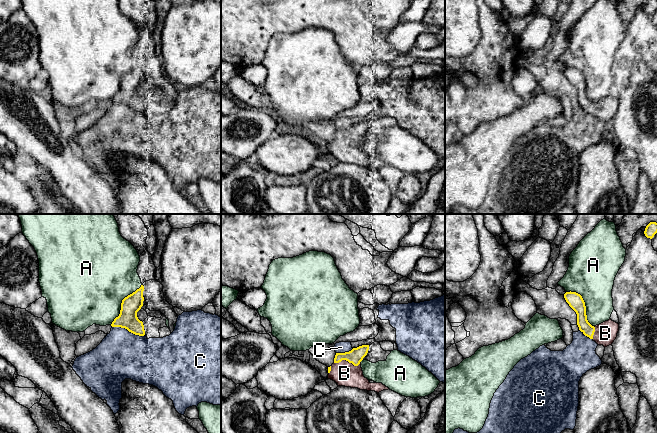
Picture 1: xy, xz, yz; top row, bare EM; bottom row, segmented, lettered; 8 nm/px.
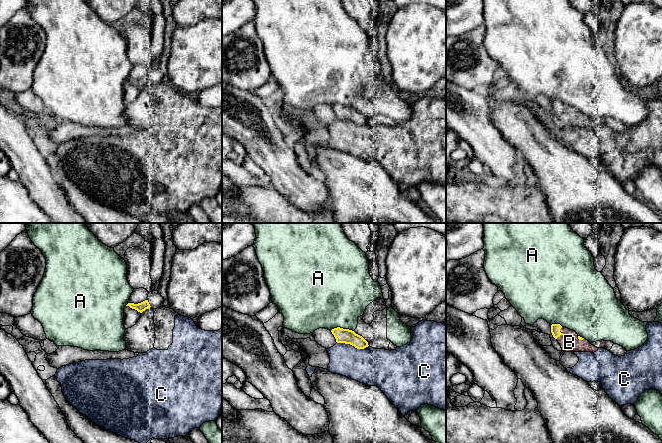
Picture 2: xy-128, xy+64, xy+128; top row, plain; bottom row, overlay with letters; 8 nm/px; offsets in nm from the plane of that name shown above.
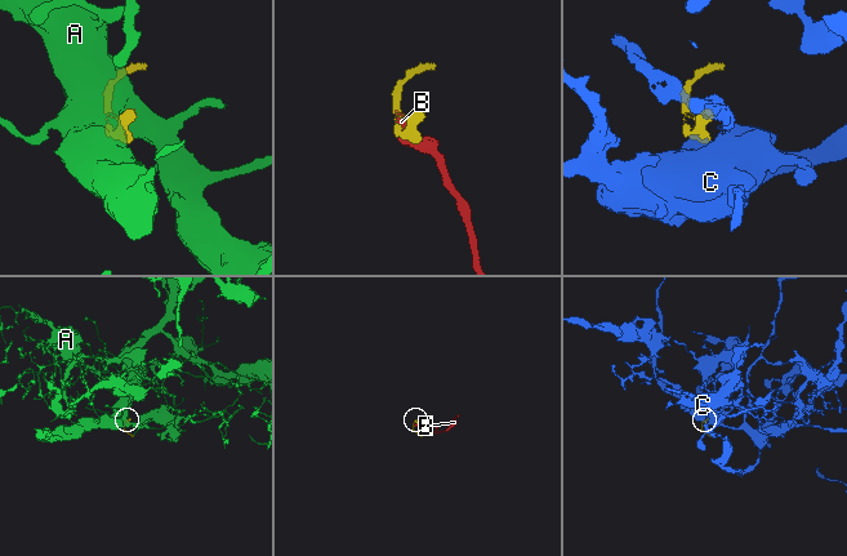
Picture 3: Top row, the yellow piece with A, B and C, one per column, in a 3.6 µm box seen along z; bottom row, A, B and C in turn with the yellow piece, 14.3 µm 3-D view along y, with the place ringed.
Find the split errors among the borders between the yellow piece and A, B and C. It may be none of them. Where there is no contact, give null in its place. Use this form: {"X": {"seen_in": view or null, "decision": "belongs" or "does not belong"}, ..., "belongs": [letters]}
{"A": {"seen_in": "yz", "decision": "does not belong"}, "B": {"seen_in": "xz", "decision": "belongs"}, "C": {"seen_in": "xy", "decision": "does not belong"}, "belongs": ["B"]}

